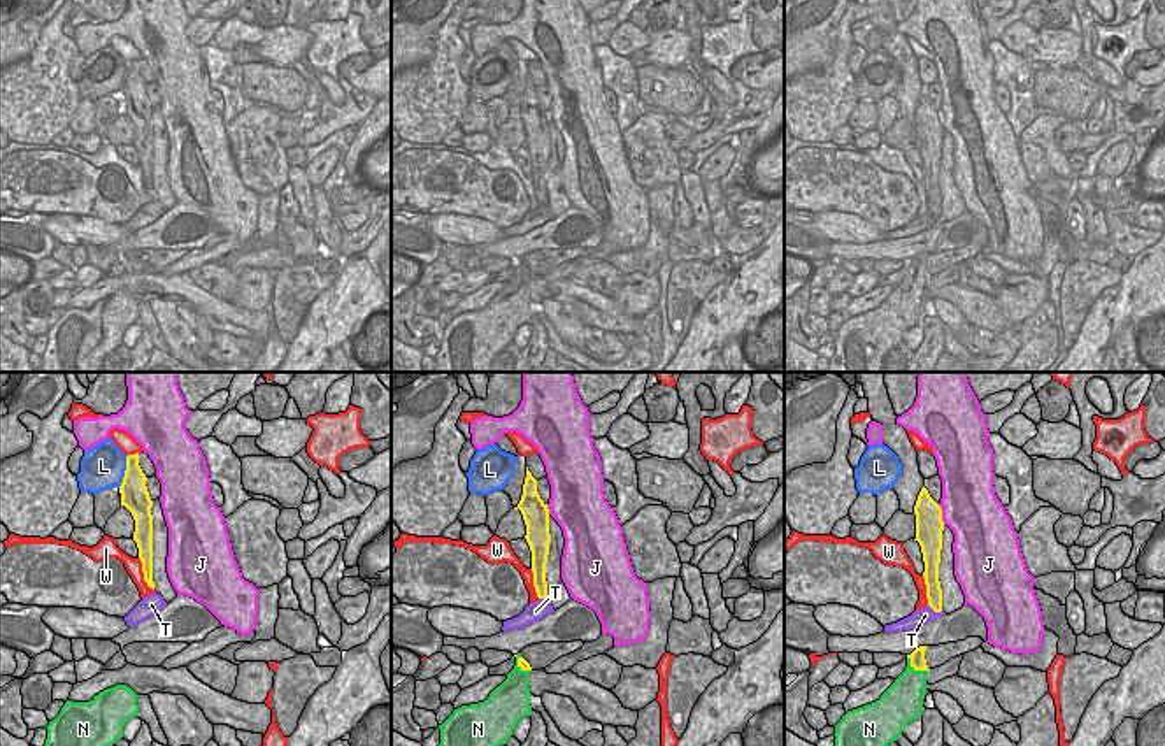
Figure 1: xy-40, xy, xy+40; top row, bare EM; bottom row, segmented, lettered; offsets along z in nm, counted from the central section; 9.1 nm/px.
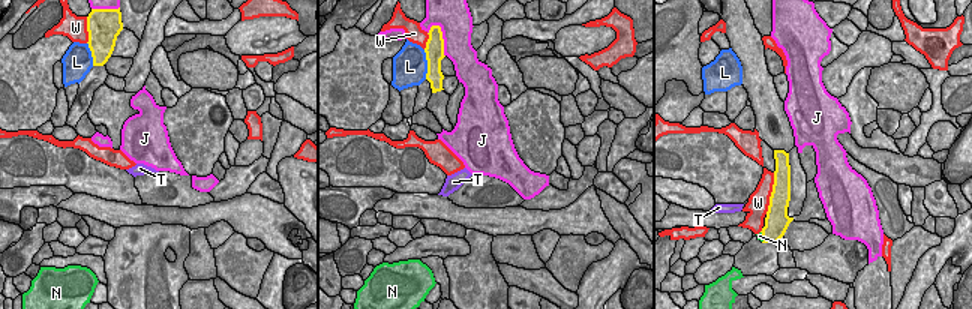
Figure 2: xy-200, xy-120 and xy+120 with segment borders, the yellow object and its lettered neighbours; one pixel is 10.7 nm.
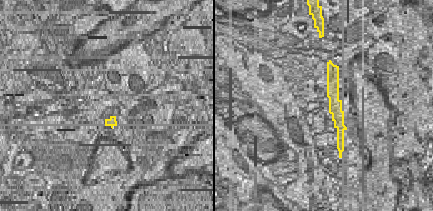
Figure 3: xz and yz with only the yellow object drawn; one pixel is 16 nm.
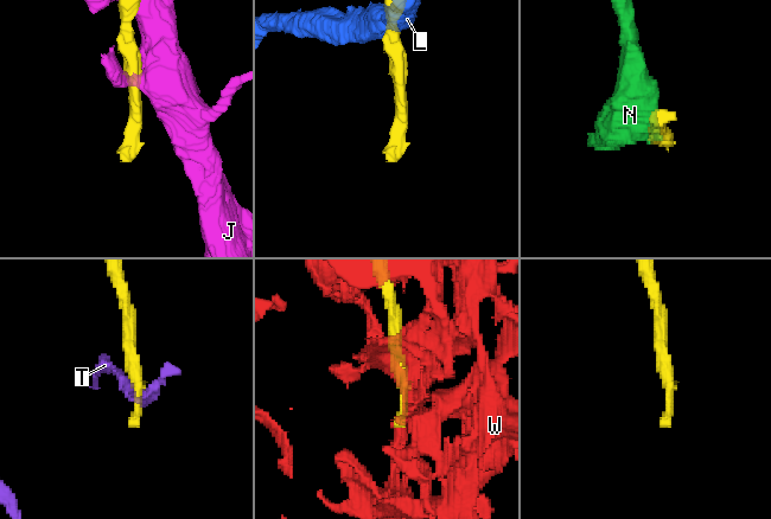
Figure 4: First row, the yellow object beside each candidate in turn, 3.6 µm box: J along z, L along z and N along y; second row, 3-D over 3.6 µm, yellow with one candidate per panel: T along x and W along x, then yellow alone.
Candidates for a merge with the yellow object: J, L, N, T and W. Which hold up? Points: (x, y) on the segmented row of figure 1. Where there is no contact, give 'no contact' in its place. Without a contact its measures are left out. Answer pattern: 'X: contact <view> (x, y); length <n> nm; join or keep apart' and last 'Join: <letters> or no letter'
J: contact xy+40 (941, 515); length 200 nm; keep apart
L: contact xy-40 (125, 473); length 300 nm; keep apart
N: contact xy+40 (916, 669); length 240 nm; join
T: contact xy+40 (936, 611); length 170 nm; keep apart
W: contact xy-40 (144, 574); length 340 nm; keep apart
Join: N

